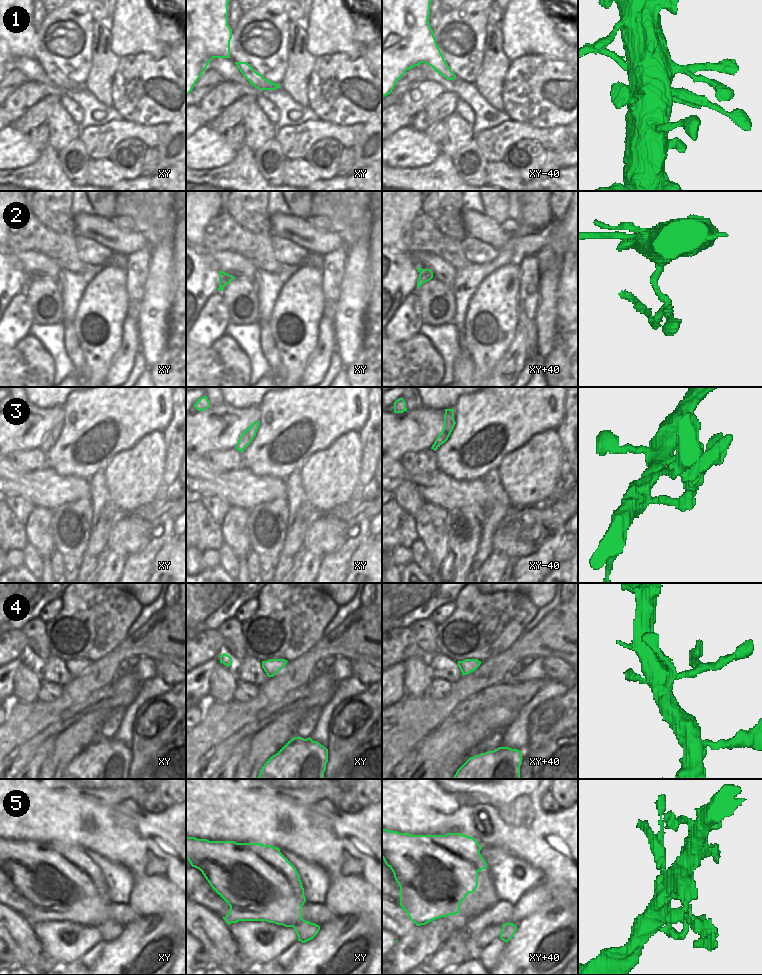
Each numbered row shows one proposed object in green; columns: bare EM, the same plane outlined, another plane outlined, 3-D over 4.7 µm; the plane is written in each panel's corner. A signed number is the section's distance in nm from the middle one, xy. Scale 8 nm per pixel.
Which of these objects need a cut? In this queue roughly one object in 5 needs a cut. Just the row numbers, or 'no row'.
1, 2

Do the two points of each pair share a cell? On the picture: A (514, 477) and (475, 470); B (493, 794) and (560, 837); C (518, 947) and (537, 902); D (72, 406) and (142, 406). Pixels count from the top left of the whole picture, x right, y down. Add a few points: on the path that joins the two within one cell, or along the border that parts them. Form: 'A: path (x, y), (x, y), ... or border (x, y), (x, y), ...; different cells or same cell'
A: border (512, 450), (504, 456), (497, 468); different cells
B: path (510, 812), (510, 816), (528, 832), (542, 832); same cell
C: border (551, 899), (516, 925); different cells
D: path (89, 406), (125, 406); same cell

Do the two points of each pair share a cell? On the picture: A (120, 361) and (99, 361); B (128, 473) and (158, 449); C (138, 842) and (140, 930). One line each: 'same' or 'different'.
A: different
B: same
C: different

